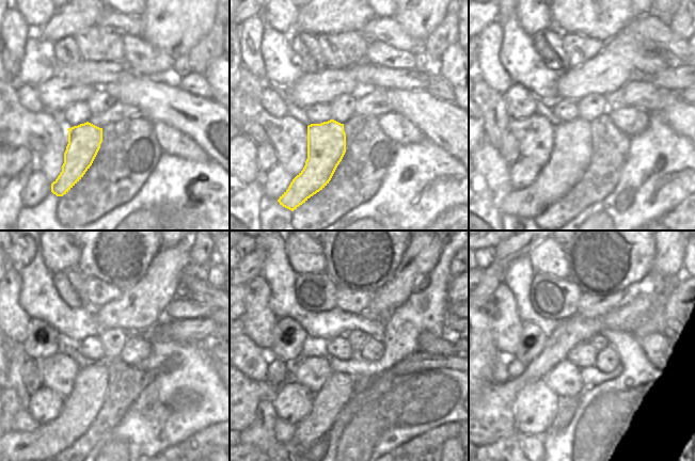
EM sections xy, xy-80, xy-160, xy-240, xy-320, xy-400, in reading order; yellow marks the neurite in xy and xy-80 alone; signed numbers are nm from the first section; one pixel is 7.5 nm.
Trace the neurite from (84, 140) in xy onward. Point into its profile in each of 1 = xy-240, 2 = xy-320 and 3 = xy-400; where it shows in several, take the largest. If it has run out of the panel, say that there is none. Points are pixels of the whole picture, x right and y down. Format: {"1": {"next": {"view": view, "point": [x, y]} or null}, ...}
{"1": {"next": {"view": "xy-240", "point": [81, 408]}}, "2": {"next": {"view": "xy-320", "point": [328, 402]}}, "3": {"next": {"view": "xy-400", "point": [568, 406]}}}

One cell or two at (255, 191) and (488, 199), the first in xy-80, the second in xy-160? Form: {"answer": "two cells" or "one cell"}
{"answer": "one cell"}

